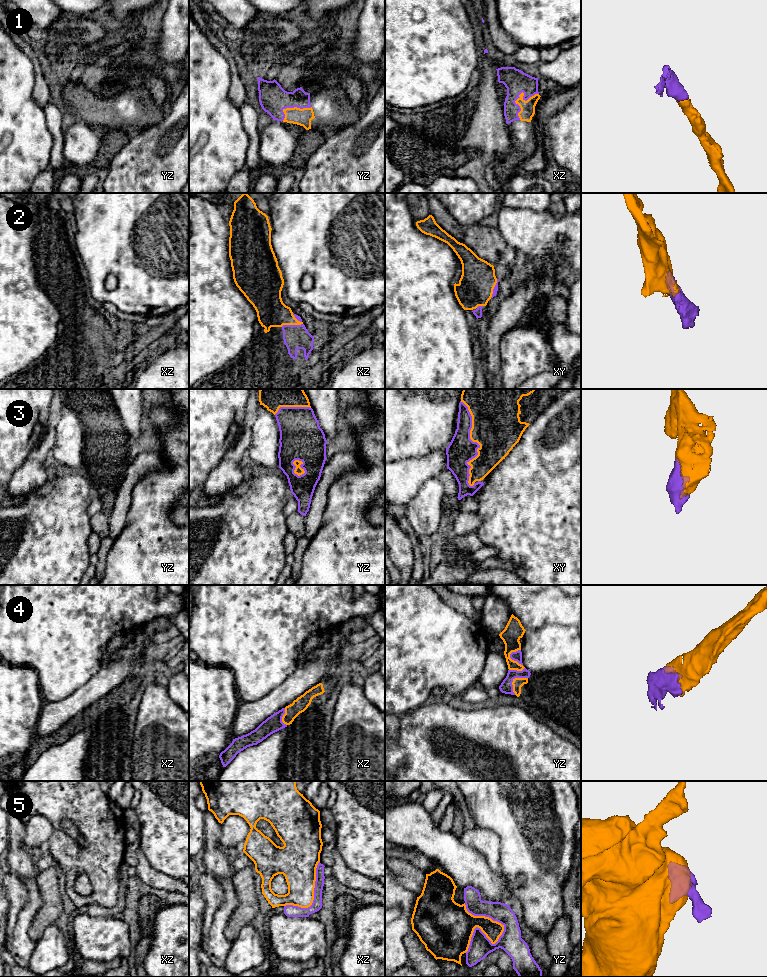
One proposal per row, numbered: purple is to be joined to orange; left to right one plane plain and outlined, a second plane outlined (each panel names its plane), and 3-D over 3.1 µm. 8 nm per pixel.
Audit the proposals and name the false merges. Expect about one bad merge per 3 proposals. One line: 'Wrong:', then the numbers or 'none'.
Wrong: 5

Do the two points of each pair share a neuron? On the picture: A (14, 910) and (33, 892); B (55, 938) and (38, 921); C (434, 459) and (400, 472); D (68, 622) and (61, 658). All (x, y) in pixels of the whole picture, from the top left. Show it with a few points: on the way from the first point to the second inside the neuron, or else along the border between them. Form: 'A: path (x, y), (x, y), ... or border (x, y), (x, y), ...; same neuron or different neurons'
A: border (17, 877), (26, 888), (27, 901), (16, 919); different neurons
B: border (53, 923), (49, 924), (35, 941); different neurons
C: path (426, 467), (414, 472), (408, 472); same neuron
D: path (63, 631), (63, 649); same neuron

